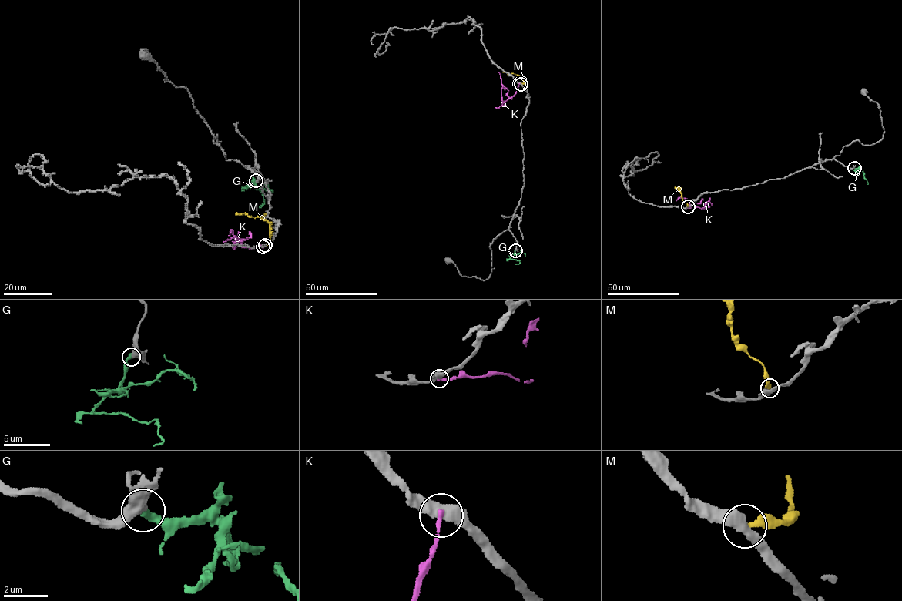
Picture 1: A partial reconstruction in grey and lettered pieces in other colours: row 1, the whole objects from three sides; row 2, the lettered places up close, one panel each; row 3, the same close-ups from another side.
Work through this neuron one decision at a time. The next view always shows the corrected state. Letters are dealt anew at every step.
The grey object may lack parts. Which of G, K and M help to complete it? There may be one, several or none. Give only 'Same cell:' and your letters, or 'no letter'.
Same cell: G

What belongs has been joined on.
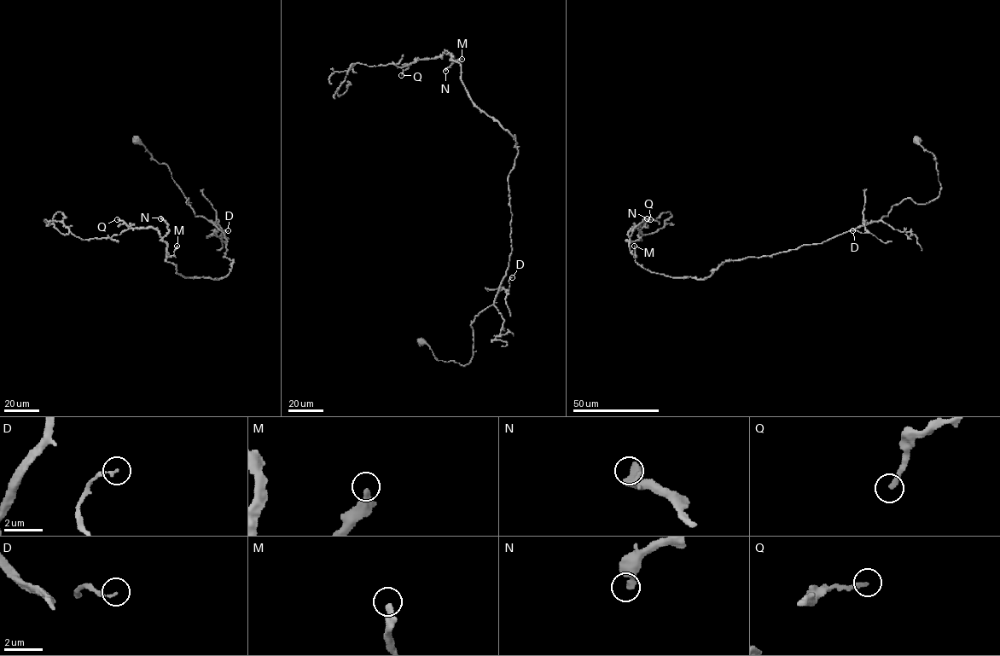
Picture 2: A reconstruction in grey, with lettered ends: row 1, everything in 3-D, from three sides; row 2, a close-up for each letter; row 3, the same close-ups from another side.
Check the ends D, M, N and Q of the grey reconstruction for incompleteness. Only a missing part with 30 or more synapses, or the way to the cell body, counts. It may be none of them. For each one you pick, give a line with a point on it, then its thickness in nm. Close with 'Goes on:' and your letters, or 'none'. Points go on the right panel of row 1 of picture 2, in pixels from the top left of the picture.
Q: place (650, 219); calibre 240 nm
Goes on: Q

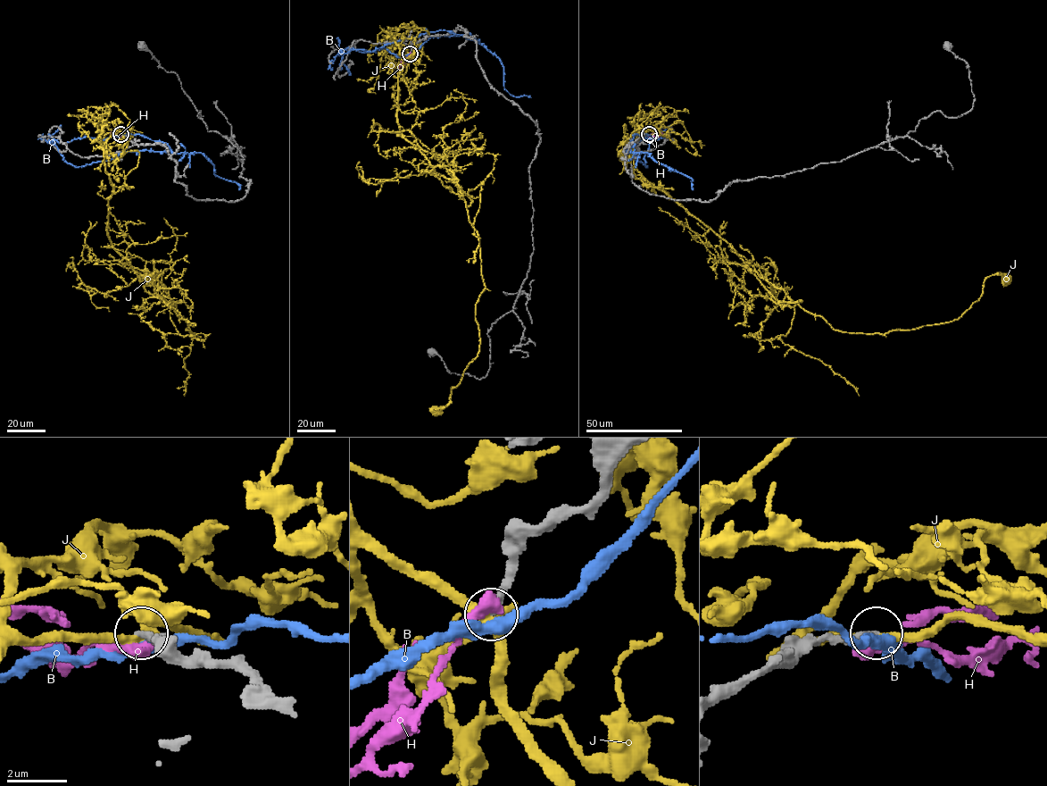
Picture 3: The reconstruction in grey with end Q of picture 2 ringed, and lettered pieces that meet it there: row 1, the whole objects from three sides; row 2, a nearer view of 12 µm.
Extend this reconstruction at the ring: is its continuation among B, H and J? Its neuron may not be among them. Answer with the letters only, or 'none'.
none

